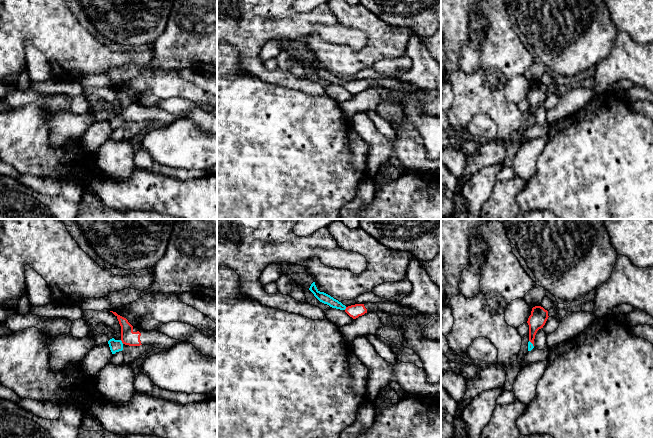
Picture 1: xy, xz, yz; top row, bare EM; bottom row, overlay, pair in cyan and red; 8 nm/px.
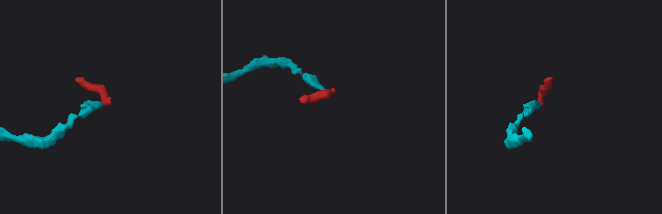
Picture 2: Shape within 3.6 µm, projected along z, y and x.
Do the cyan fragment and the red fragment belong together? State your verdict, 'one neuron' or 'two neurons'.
one neuron

